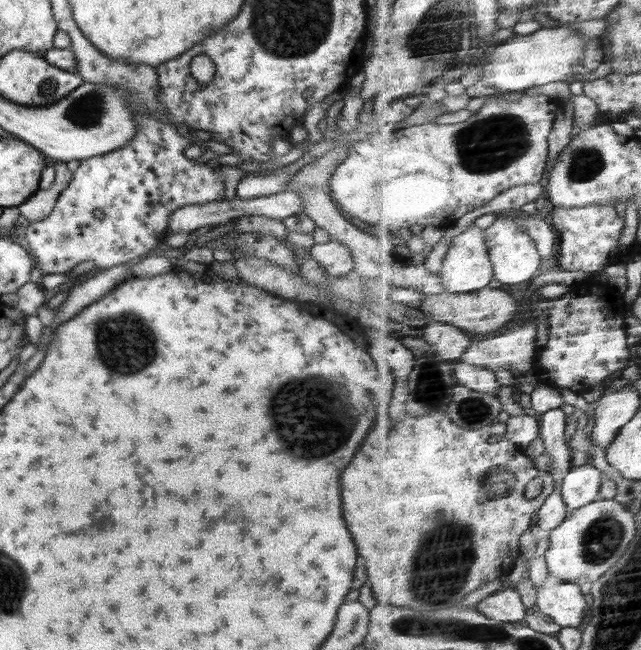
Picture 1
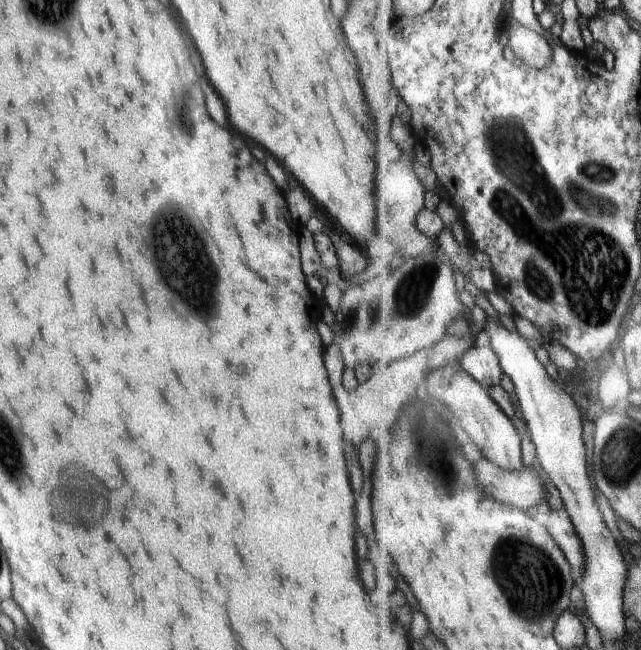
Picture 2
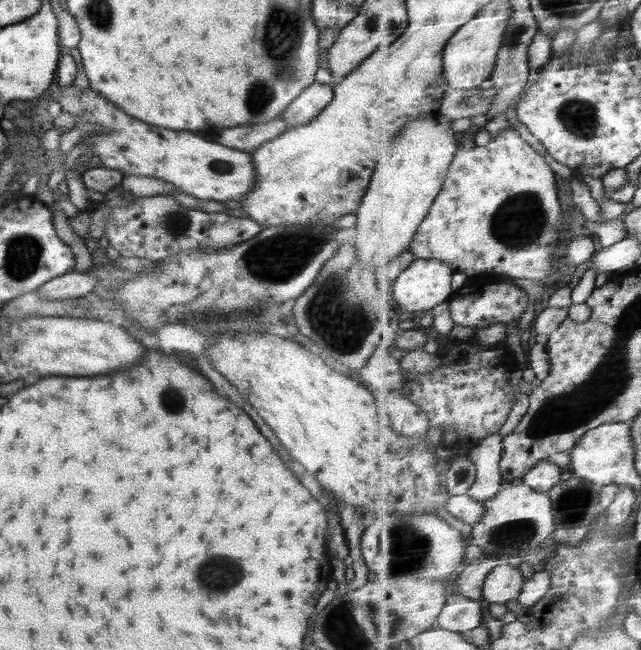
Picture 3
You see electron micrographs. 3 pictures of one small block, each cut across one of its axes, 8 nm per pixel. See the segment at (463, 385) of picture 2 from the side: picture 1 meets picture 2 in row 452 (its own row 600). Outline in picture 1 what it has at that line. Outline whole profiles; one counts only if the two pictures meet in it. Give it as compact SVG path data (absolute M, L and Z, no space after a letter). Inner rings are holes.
M516 588L502 589L486 597L476 605L490 618L500 622L523 622L527 620L530 609L524 606L522 594Z

